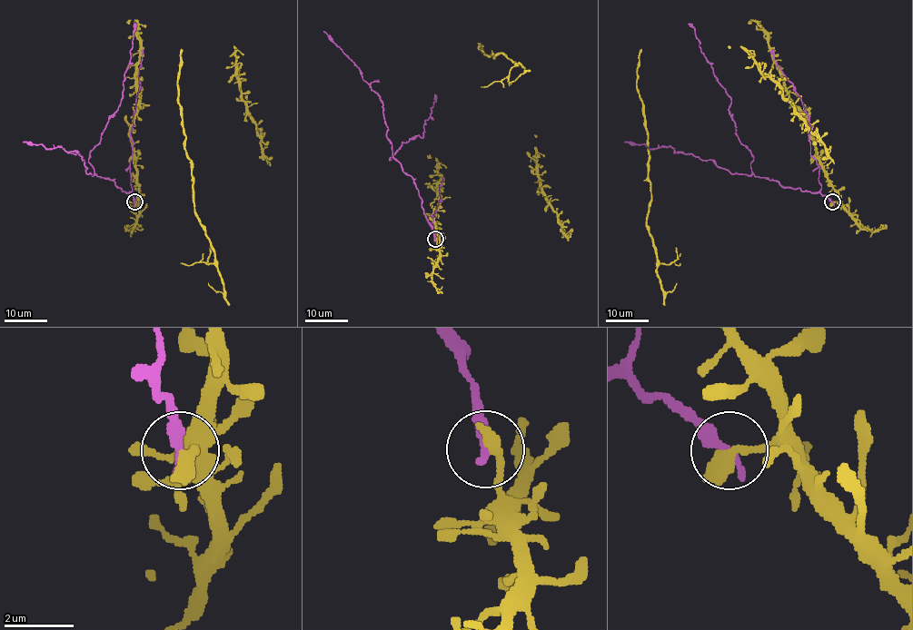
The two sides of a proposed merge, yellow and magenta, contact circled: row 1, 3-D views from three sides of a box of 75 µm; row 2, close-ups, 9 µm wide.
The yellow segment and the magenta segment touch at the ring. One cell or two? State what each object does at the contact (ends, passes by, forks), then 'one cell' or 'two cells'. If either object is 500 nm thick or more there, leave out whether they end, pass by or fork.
yellow ends there; magenta ends there; two cells

